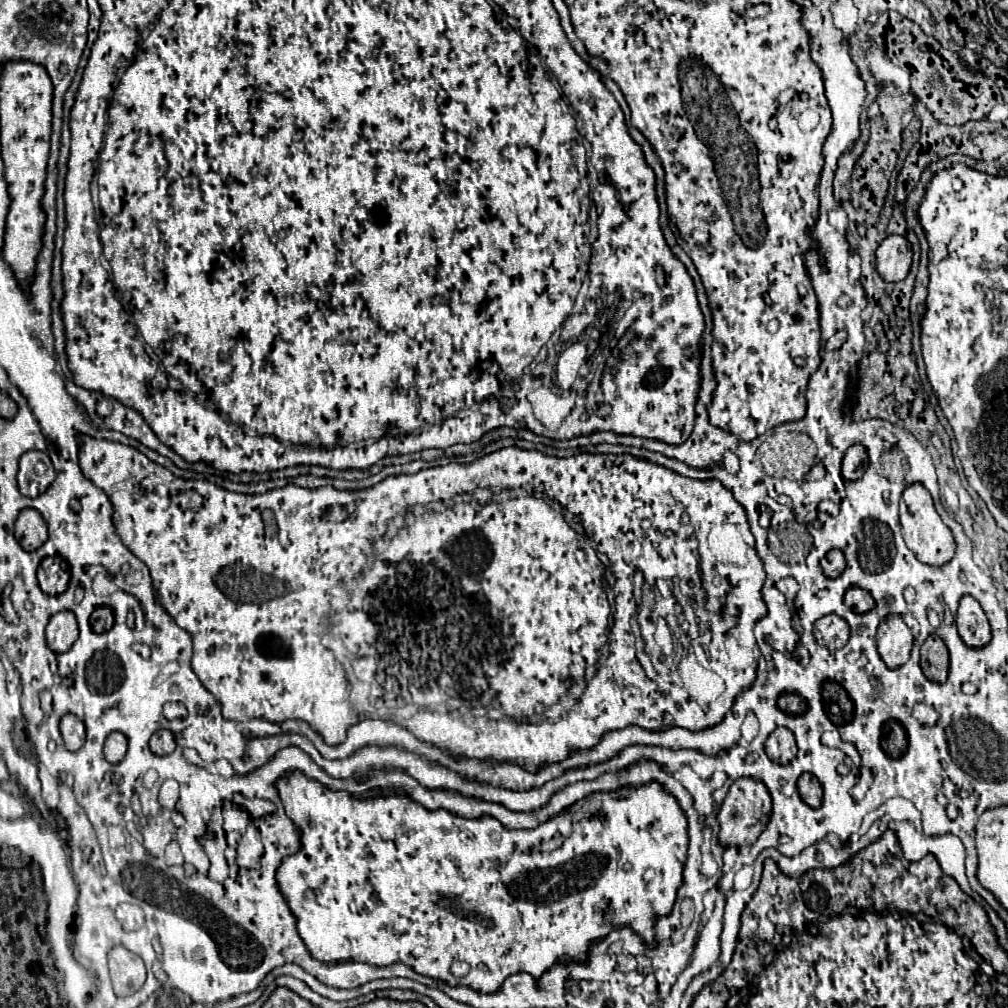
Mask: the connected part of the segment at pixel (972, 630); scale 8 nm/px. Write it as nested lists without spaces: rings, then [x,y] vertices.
[[[963,596],[959,604],[959,612],[955,618],[961,640],[971,648],[981,648],[991,642],[989,620],[981,608],[981,604],[973,596]]]

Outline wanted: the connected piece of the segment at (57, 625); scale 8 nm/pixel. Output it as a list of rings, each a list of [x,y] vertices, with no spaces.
[[[59,612],[59,614],[51,616],[51,620],[45,628],[47,646],[55,654],[67,652],[73,646],[73,642],[77,640],[77,636],[79,636],[79,628],[77,628],[77,618],[73,612]]]

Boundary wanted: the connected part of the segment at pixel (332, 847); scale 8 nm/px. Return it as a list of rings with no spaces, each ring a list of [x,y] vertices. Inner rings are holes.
[[[293,772],[287,778],[277,782],[279,796],[283,800],[287,816],[295,822],[295,826],[303,832],[303,848],[285,858],[281,868],[277,870],[277,882],[281,892],[287,898],[287,904],[291,912],[297,918],[297,930],[309,948],[309,952],[325,962],[367,962],[373,966],[389,966],[395,962],[403,962],[411,966],[415,972],[431,976],[435,980],[445,980],[447,984],[467,984],[479,992],[495,992],[501,988],[503,980],[517,972],[529,972],[531,976],[539,978],[547,968],[551,968],[555,962],[567,962],[567,960],[585,960],[587,948],[593,940],[603,938],[609,930],[615,926],[631,926],[631,924],[655,924],[655,918],[661,914],[669,914],[671,906],[675,902],[677,888],[681,886],[681,872],[687,858],[687,816],[679,808],[677,800],[663,792],[663,788],[657,782],[651,782],[643,788],[623,788],[619,792],[597,792],[589,798],[573,804],[567,812],[561,816],[533,828],[533,830],[505,830],[495,818],[481,818],[481,820],[461,820],[447,810],[437,812],[423,812],[423,806],[415,804],[413,800],[405,796],[377,796],[371,800],[357,800],[347,792],[329,792],[323,784]],[[647,868],[655,870],[655,878],[651,882],[643,882],[643,874]],[[453,962],[467,962],[471,966],[469,974],[463,978],[455,978],[451,974]]]

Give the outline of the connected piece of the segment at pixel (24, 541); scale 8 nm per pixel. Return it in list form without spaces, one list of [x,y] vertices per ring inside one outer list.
[[[33,508],[21,510],[15,522],[15,538],[27,552],[41,548],[47,542],[47,524],[43,516]]]

